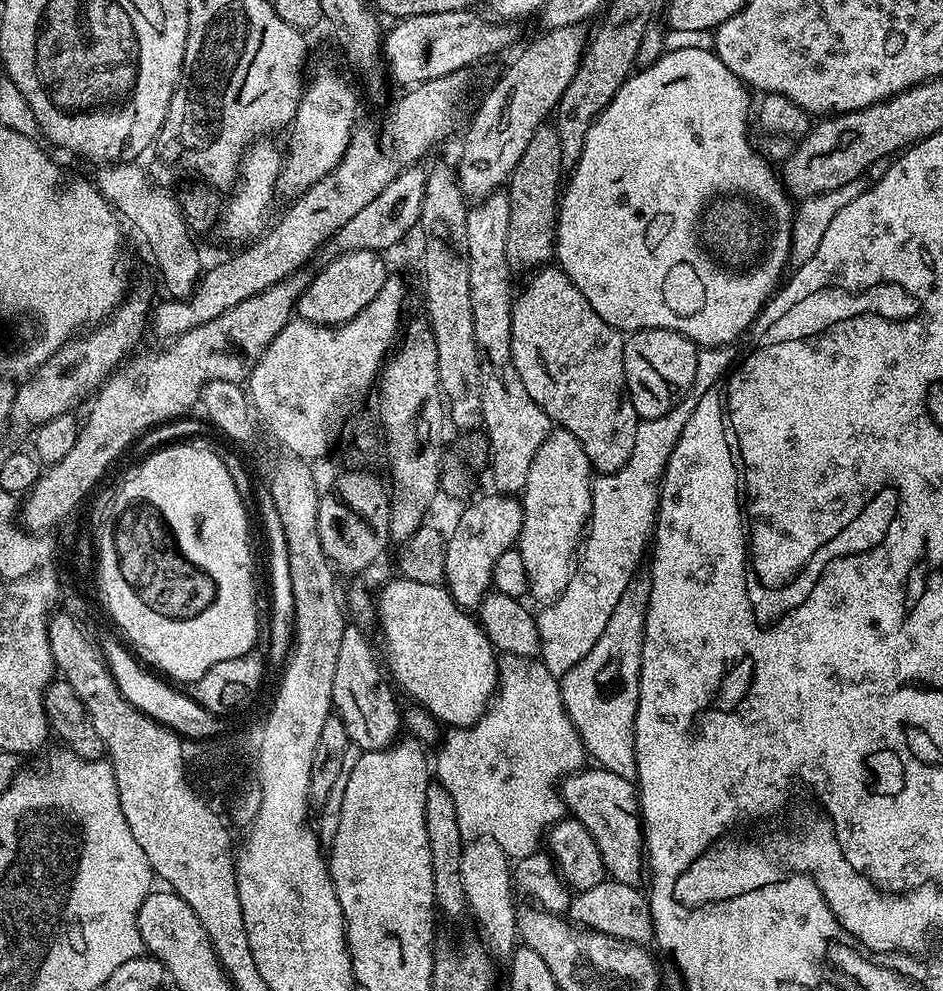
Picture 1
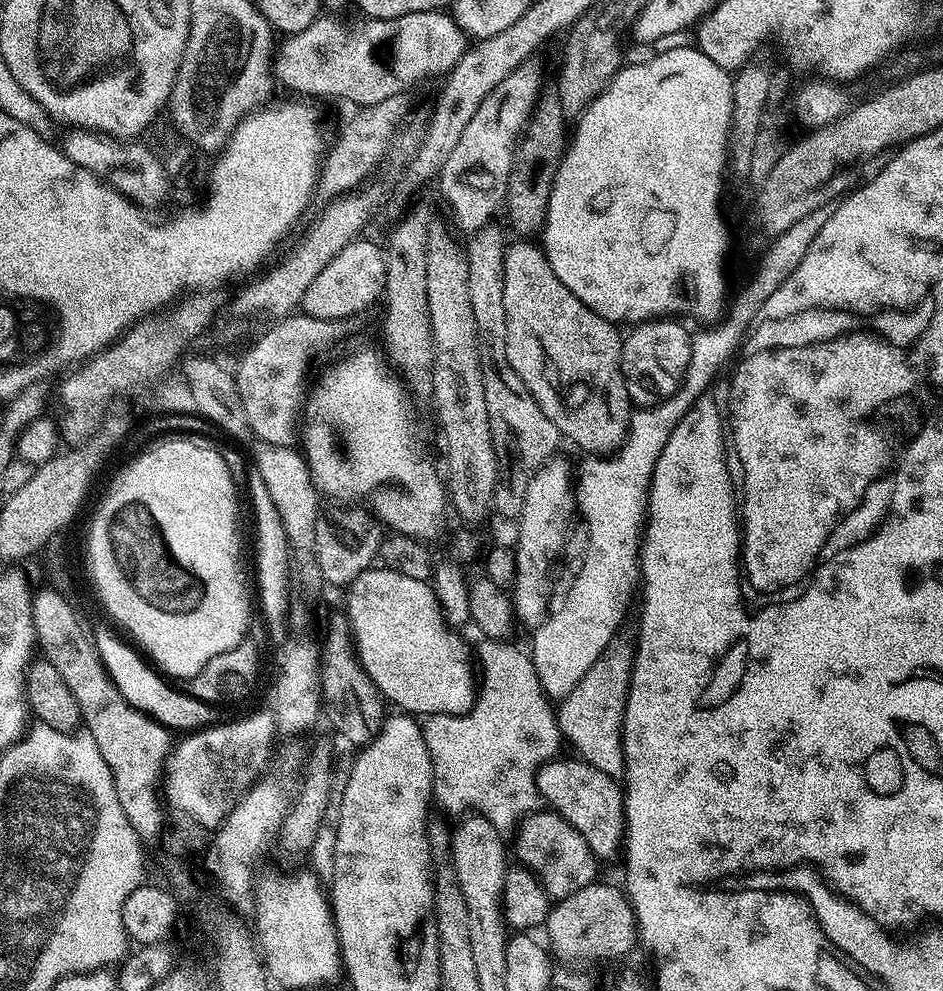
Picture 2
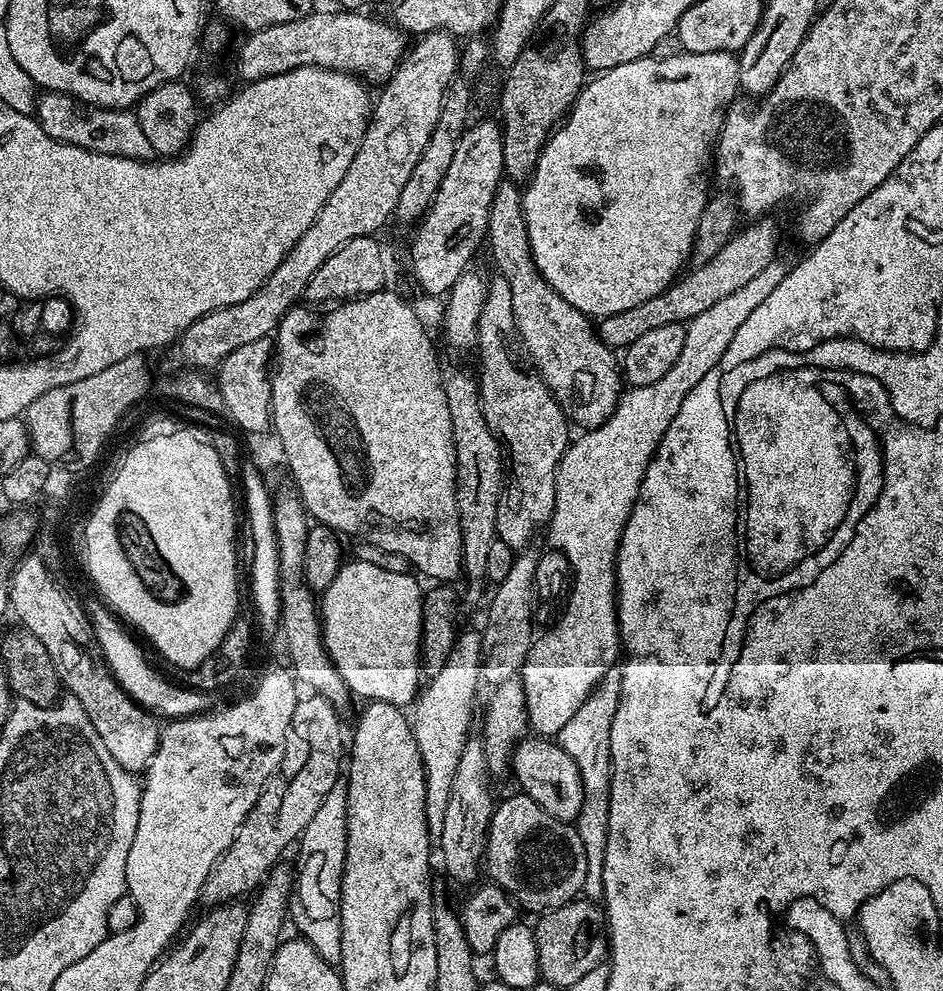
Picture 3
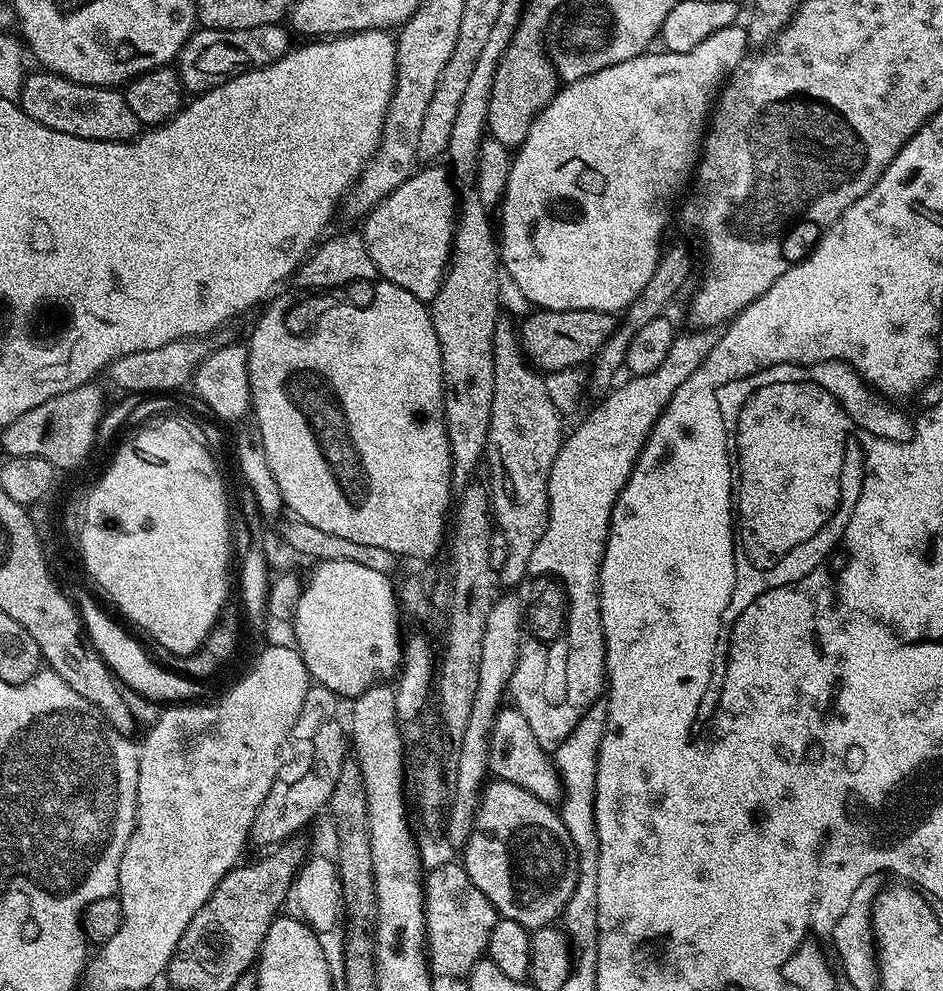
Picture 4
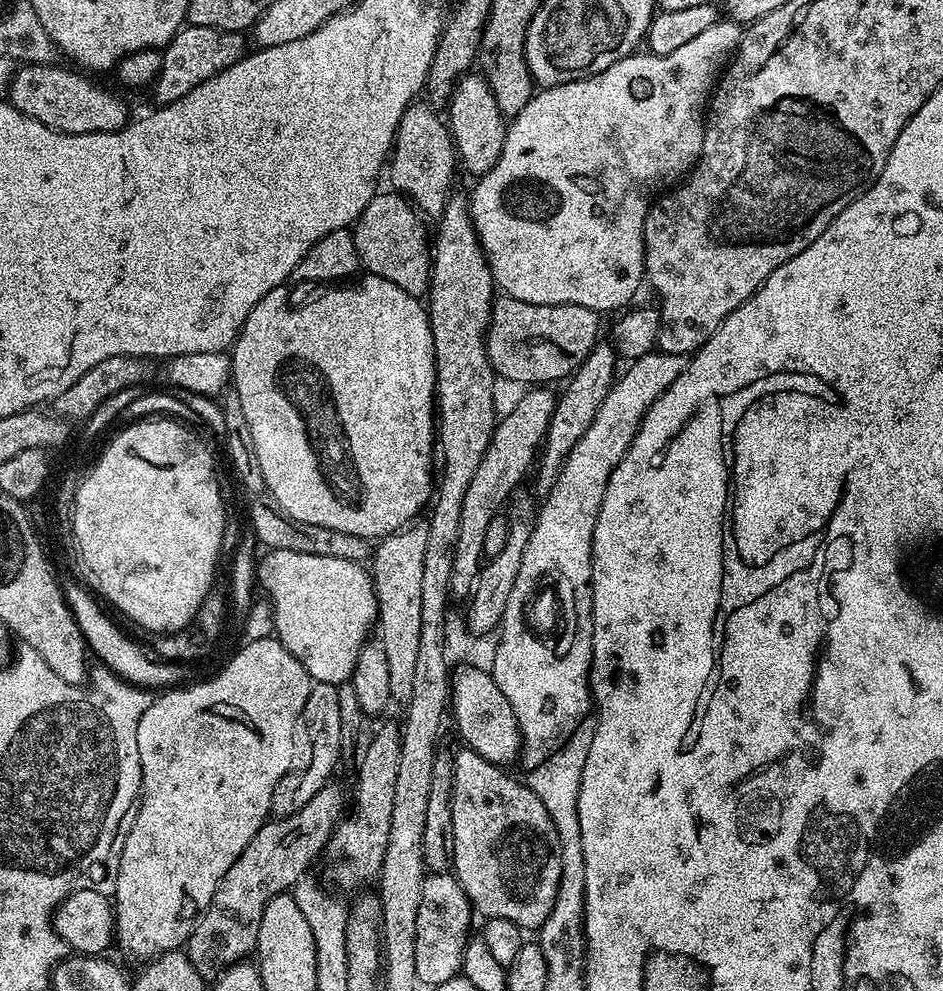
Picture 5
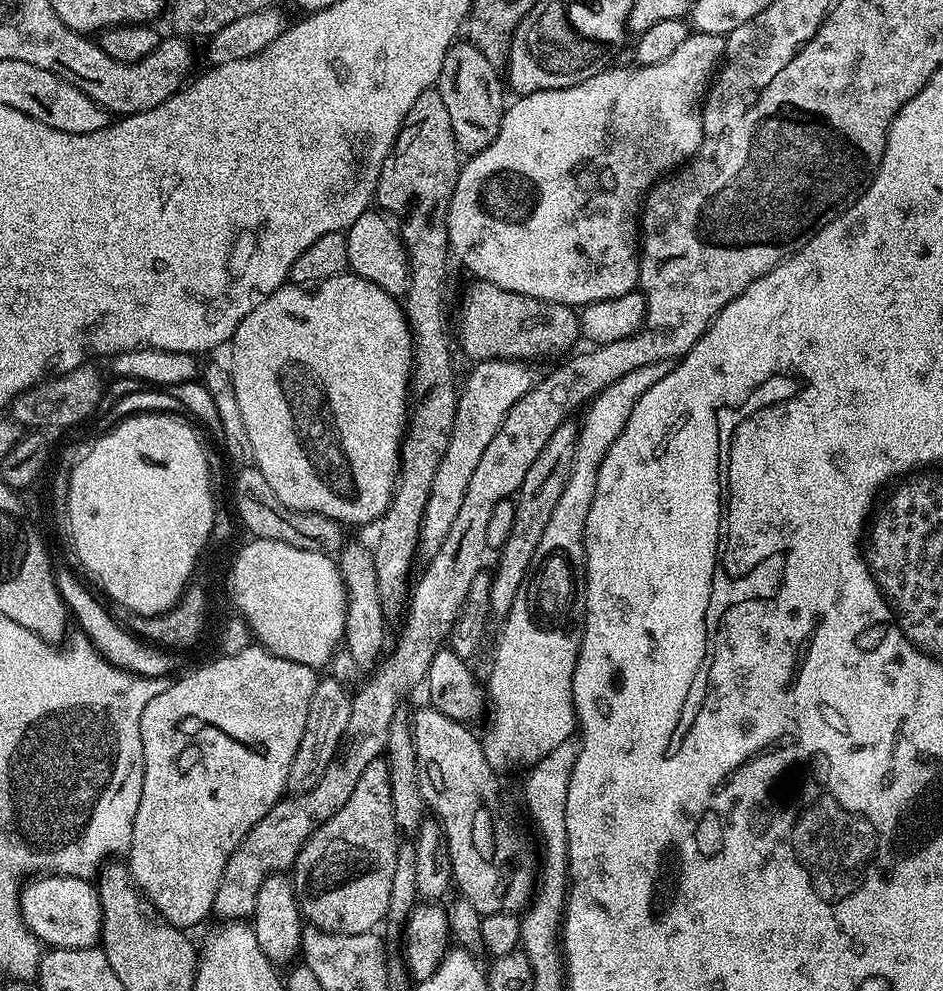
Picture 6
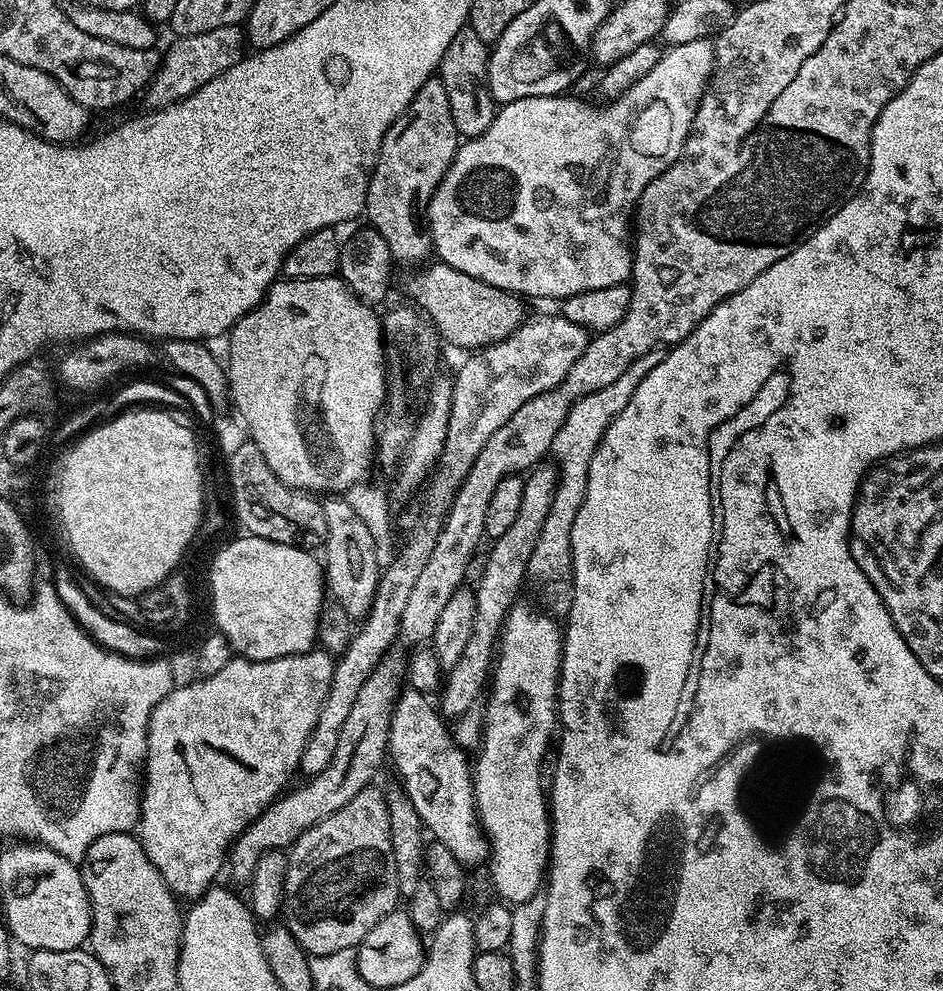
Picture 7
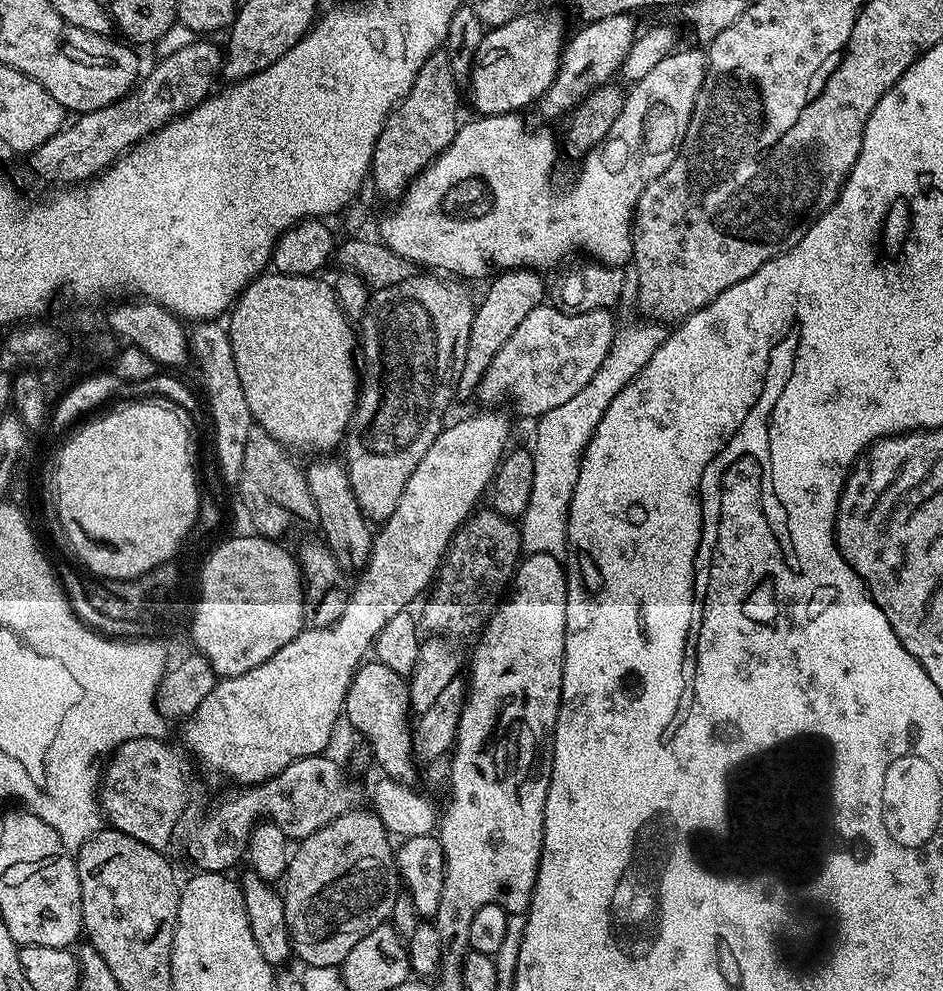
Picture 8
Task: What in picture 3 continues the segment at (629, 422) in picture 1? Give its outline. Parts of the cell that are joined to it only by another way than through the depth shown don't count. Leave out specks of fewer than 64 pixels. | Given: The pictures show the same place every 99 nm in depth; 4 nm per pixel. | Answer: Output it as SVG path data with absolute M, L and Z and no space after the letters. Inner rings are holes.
M507 178L501 179L490 202L486 248L492 251L492 260L496 263L495 271L504 276L506 286L510 286L516 335L531 367L540 375L540 379L544 381L550 394L558 402L558 406L575 427L577 424L580 430L591 430L602 426L616 409L622 391L622 372L618 367L617 353L600 341L599 331L594 327L593 321L574 306L570 306L570 302L566 302L566 298L559 296L536 271L536 265L532 263L528 250L528 230L524 226L522 192Z

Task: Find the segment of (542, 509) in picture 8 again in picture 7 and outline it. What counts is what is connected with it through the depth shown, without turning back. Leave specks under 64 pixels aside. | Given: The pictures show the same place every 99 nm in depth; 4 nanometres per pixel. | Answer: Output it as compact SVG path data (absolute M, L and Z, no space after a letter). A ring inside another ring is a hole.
M661 349L650 350L642 354L642 358L634 361L615 382L610 382L610 386L602 386L602 390L594 390L592 394L578 398L578 402L570 406L566 414L566 422L562 422L562 430L554 434L550 456L558 469L556 493L554 500L550 502L550 514L547 515L542 525L537 546L530 556L527 575L532 580L534 578L538 583L544 584L544 594L549 604L547 607L557 617L567 617L572 605L570 530L574 526L574 517L578 515L578 510L586 498L590 458L594 458L594 450L598 442L602 442L612 419L625 408L626 402L630 402L630 394L638 390L638 382L642 382L642 378L646 378L646 374L650 374L650 370L654 370L654 366L658 366L658 362L662 362L663 357L664 352Z

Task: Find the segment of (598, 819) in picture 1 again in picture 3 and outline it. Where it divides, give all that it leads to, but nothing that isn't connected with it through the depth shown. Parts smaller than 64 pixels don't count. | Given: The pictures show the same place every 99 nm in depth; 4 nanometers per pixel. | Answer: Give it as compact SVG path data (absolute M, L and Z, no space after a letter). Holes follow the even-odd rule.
M525 738L517 744L510 761L511 775L516 775L520 783L519 791L523 795L534 798L546 814L565 822L574 822L582 810L584 787L578 774L578 766L574 766L574 758L566 754L560 745L548 738Z

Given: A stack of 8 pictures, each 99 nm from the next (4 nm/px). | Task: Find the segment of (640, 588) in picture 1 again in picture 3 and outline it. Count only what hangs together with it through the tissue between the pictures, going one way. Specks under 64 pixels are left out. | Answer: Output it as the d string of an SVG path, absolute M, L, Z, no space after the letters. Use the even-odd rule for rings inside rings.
M609 670L596 689L588 695L586 702L578 710L574 710L574 718L562 726L555 736L555 743L560 745L570 758L574 758L574 766L578 766L578 774L584 787L584 801L574 826L582 838L582 846L586 850L586 882L583 895L593 902L603 901L602 870L606 858L606 838L608 837L608 799L610 798L610 782L612 781L612 759L610 758L610 725L614 722L614 714L618 714L620 701L620 681L615 671Z

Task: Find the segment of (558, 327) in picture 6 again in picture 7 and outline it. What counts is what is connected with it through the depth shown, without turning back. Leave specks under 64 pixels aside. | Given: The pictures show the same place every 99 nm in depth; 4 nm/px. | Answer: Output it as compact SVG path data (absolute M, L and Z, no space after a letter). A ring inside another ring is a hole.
M432 263L423 270L413 271L416 273L405 282L404 288L413 300L409 301L431 321L443 343L445 340L456 348L467 350L485 348L494 342L502 342L524 323L525 301L516 293L470 278L470 274L462 274L462 270L454 270L449 264Z

